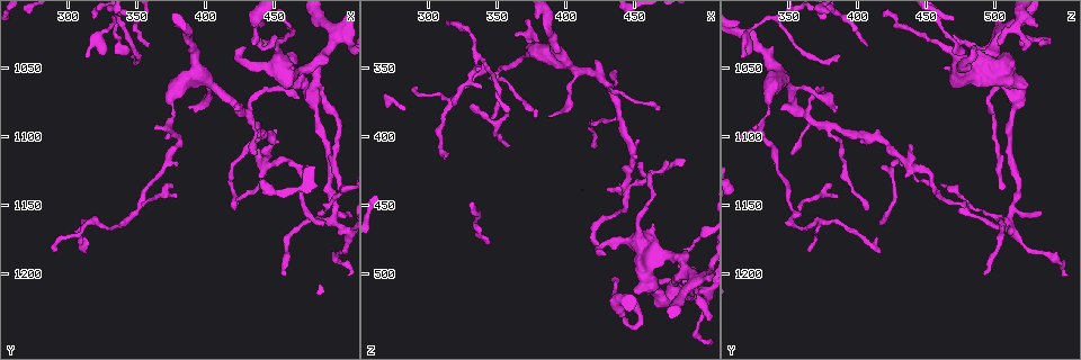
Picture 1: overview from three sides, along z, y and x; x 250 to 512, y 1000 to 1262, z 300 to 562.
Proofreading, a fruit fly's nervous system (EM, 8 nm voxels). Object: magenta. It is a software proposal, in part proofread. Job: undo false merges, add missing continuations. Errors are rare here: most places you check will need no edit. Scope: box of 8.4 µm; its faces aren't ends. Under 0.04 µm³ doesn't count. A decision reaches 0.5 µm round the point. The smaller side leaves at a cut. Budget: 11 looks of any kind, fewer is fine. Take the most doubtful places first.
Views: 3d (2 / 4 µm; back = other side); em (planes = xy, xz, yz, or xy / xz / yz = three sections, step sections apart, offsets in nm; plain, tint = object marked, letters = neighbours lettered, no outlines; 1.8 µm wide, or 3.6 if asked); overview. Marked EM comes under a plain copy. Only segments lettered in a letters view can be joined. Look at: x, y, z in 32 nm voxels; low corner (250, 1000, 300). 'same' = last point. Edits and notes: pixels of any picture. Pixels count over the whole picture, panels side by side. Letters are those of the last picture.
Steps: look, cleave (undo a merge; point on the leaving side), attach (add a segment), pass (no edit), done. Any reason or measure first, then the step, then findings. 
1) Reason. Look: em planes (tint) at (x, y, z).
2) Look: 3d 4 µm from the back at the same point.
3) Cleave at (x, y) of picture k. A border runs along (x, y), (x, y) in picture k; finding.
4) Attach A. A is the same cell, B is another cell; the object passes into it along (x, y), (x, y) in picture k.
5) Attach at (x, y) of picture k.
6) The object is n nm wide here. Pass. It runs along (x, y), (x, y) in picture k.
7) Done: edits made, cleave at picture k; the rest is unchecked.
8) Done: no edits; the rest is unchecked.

Calibre changes. Look: em planes (letters) at (476, 1068, 514).

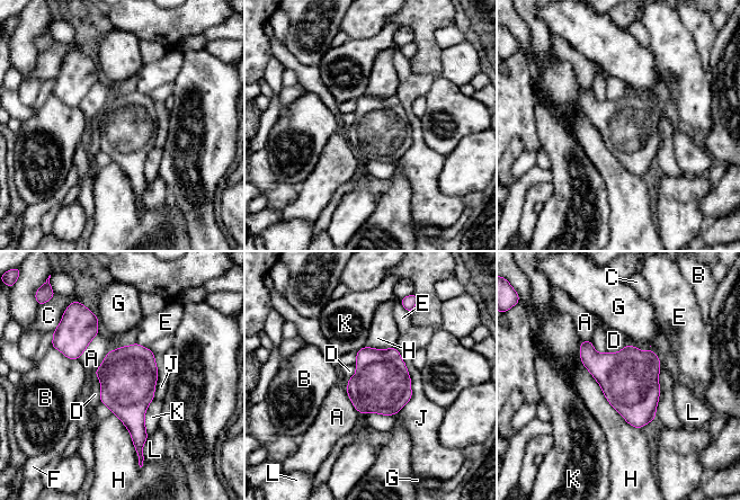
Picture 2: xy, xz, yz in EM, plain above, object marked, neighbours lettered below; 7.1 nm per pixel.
Pass. A, B, C, D, E, F, G, H, J, K and L are other cells; a border runs along (95, 373), (99, 381), (101, 402) in picture 2; all the same neuron.

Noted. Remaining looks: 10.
Three arms meet. Look: em xz step 16 (tint) at (494, 1160, 510).

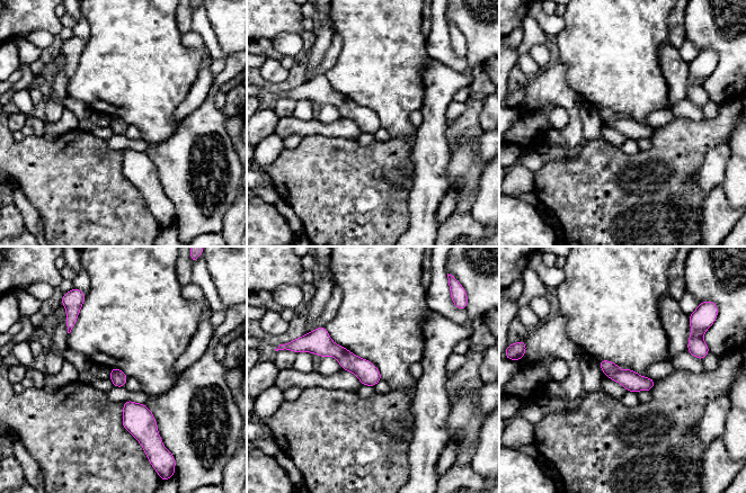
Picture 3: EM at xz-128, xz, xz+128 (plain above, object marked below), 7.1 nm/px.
Look: em planes (letters) at the same point.

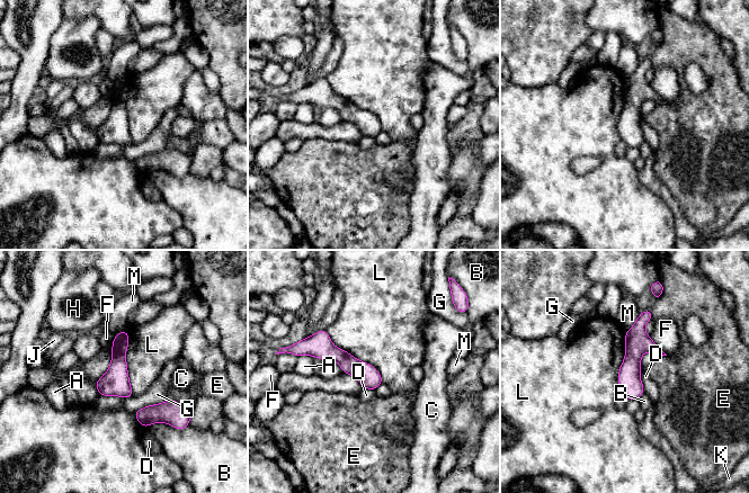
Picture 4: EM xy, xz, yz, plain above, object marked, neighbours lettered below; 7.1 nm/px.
Pass. A, B, C, D, E, F, G, H, J, K, L and M are other cells; continuous, no second neuron.

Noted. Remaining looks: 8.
An open end. Look: em planes (letters) at (432, 1104, 436).

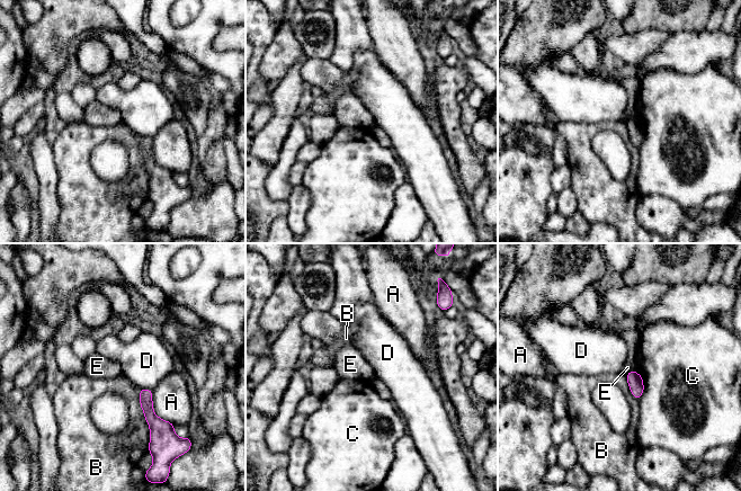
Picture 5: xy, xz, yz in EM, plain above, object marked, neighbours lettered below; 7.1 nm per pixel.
The longest contact is with B, 400 nm. Pass. A, B, C, D and E are other cells; it runs along (143, 391), (152, 428) in picture 5; no lettered segment goes on from it.

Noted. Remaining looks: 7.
Free end. Look: 3d 2 µm at (428, 1034, 484).

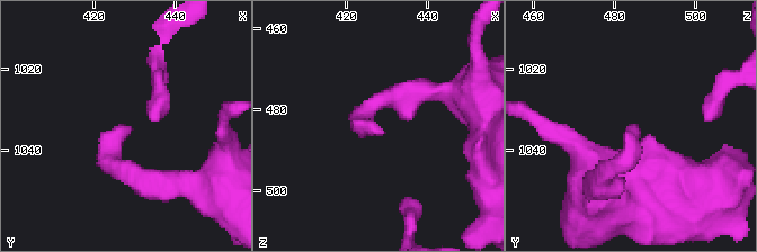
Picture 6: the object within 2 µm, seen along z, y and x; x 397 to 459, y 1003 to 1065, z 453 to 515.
Look: em xy step 16 (letters) at (429, 1036, 485).

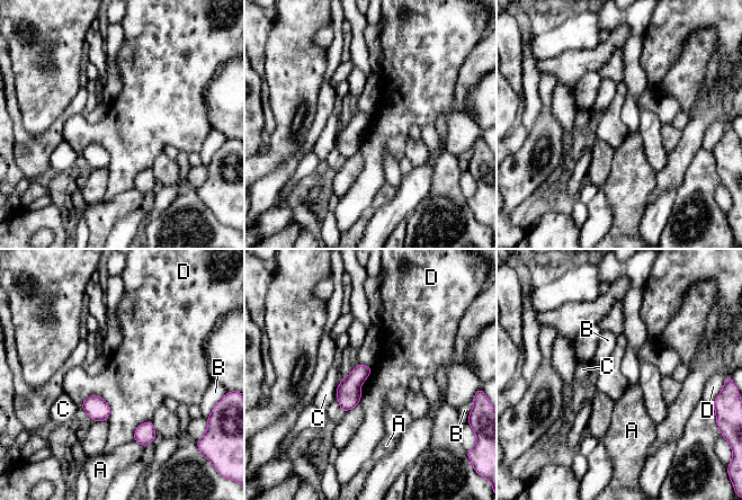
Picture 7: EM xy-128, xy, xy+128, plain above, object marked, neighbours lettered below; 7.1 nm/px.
The longest contact is with D, 240 nm. Pass. A, B, C and D are other cells; a border runs along (81, 402), (99, 395), (108, 420) in picture 7; none of them fits.

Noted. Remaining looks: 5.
Done: no edits; the rest is unchecked.

